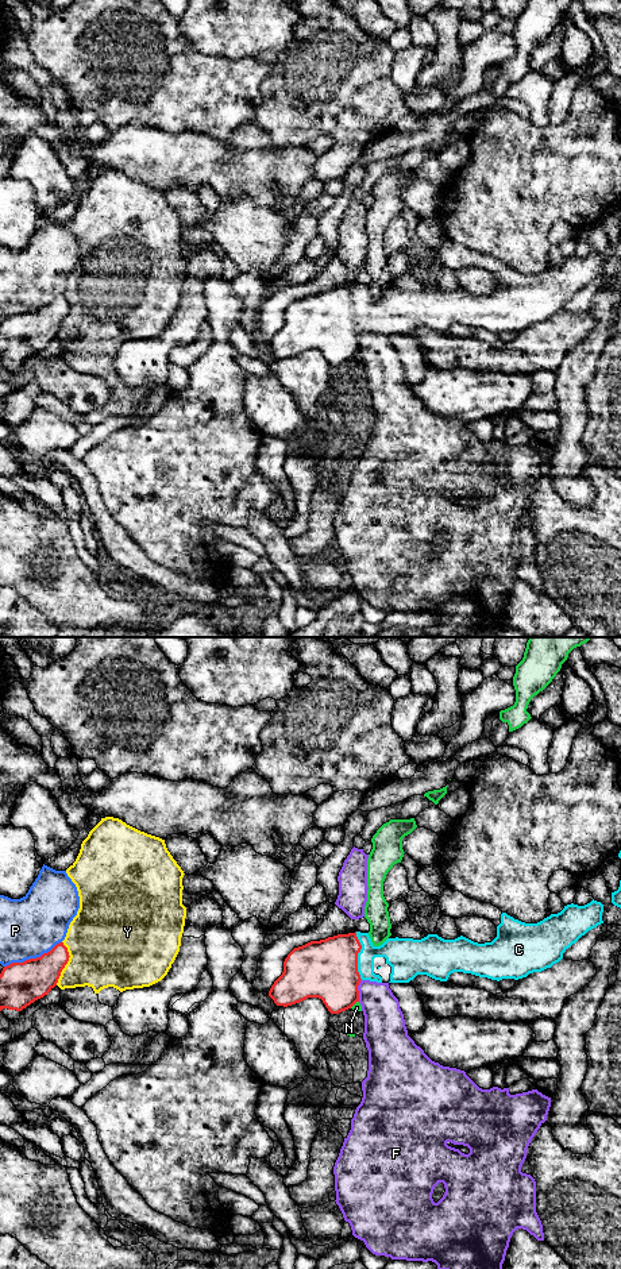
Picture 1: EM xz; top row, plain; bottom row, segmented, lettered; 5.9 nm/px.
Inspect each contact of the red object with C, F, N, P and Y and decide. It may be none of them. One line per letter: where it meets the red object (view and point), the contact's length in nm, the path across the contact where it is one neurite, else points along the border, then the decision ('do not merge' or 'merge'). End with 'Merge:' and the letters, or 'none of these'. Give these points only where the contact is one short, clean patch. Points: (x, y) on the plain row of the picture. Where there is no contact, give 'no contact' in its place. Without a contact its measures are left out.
C: meets red in xz at (357, 308); contact 300 nm long; runs through xz (327, 321), (357, 308), (398, 304); merge
F: meets red in xz at (357, 342); contact 140 nm long; border along xz (361, 331), (358, 353); do not merge
N: meets red in xz at (354, 355); contact 70 nm long; do not merge
P: meets red in xz at (33, 311); contact 380 nm long; do not merge
Y: meets red in xz at (66, 315); contact 260 nm long; do not merge
Merge: C

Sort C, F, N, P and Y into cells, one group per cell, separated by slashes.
C / F / N / P / Y

